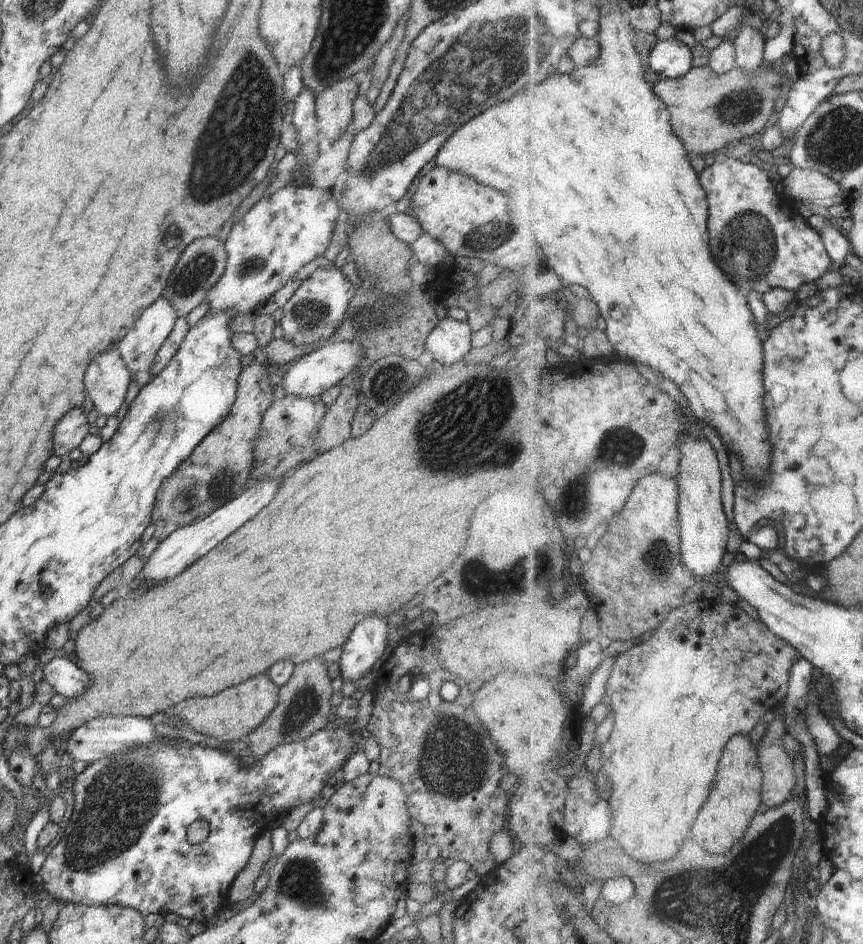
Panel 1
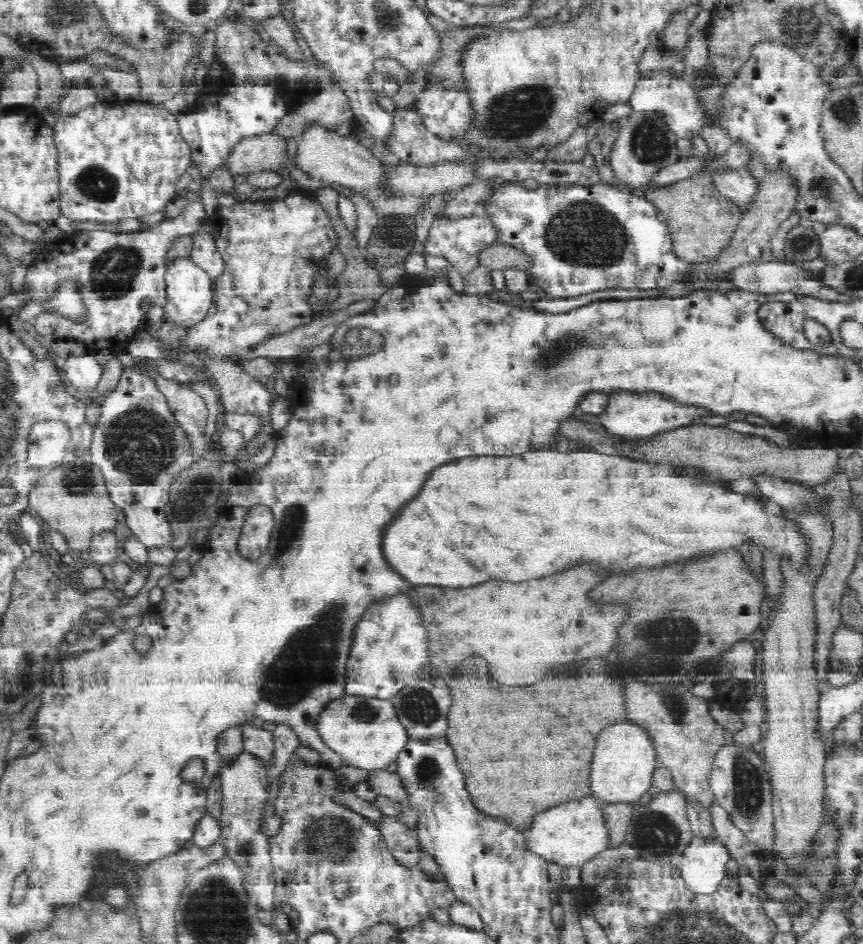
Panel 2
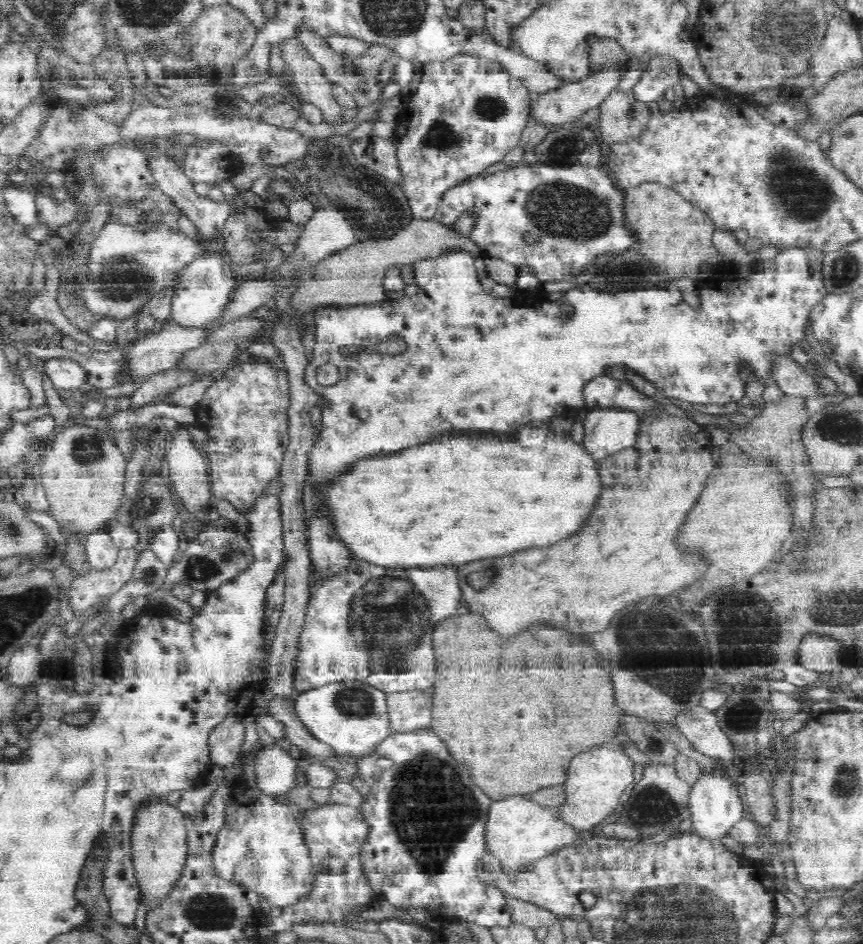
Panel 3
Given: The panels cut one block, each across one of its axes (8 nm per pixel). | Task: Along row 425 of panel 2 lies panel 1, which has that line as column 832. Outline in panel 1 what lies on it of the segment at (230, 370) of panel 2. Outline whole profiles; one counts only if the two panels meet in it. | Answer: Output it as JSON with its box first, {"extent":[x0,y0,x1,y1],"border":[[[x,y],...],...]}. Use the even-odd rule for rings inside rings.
{"extent":[701,152,834,295],"border":[[[721,152],[714,163],[701,173],[701,182],[707,189],[711,202],[709,230],[712,236],[712,252],[727,276],[740,284],[745,295],[754,291],[766,295],[772,288],[800,292],[804,284],[820,280],[834,266],[823,236],[814,230],[809,219],[802,216],[798,205],[783,195],[779,185],[762,168]]]}

